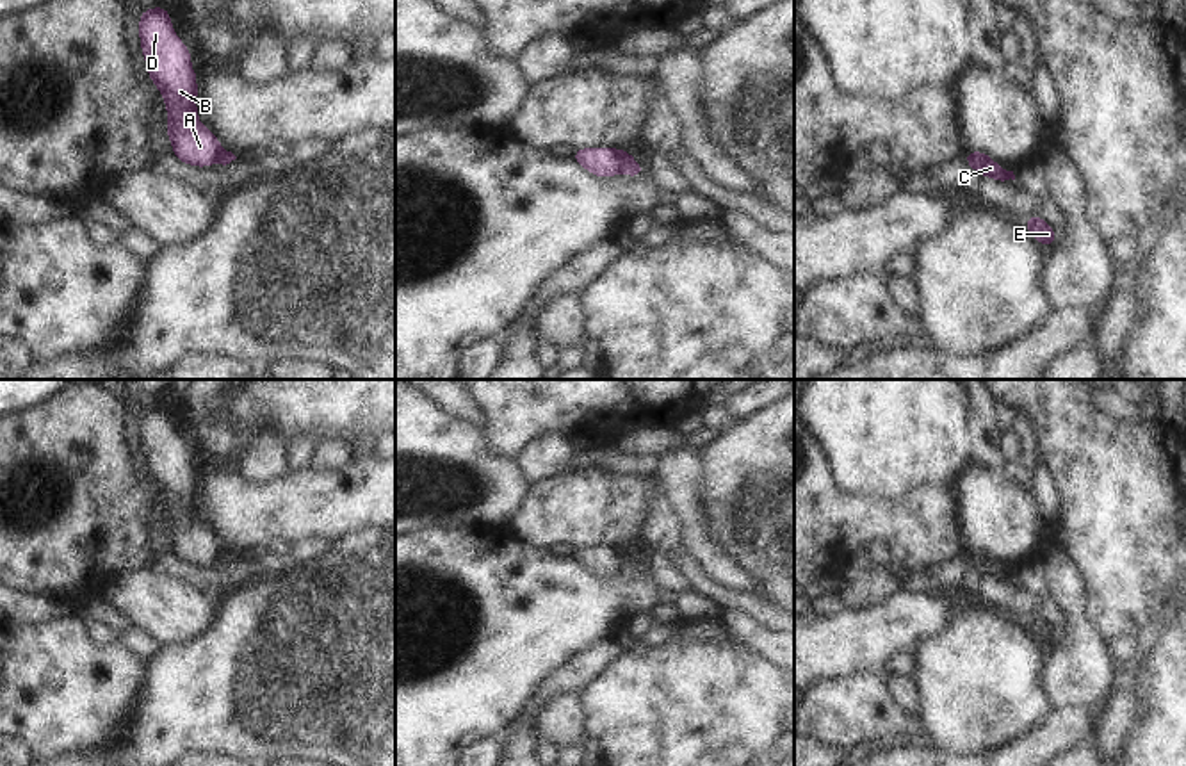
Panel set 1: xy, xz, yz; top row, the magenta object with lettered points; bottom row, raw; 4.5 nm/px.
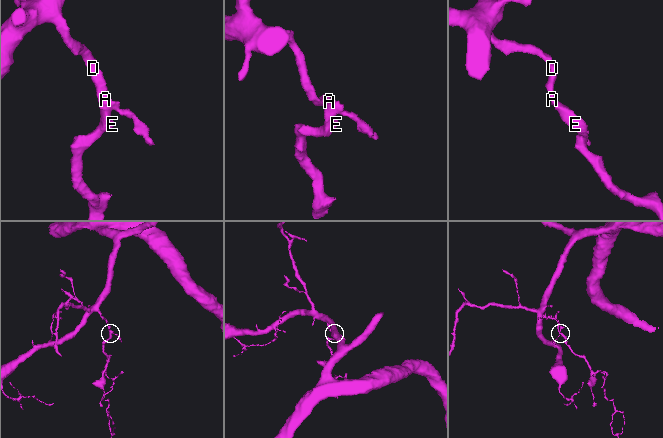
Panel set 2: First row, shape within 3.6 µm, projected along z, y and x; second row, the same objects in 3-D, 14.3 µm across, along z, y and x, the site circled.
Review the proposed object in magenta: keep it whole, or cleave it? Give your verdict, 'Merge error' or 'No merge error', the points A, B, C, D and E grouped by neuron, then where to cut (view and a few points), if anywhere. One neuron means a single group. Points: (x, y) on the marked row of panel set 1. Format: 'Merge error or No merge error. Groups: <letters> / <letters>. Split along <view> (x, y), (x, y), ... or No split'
Merge error. Groups: A B D E / C. Split along xz (622, 152), (618, 170)

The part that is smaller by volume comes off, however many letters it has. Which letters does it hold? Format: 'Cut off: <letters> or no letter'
Cut off: C

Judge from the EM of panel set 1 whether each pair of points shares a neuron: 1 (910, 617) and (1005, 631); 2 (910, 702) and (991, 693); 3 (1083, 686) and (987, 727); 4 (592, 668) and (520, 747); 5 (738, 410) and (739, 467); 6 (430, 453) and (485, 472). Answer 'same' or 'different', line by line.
1: different
2: different
3: different
4: different
5: different
6: same

